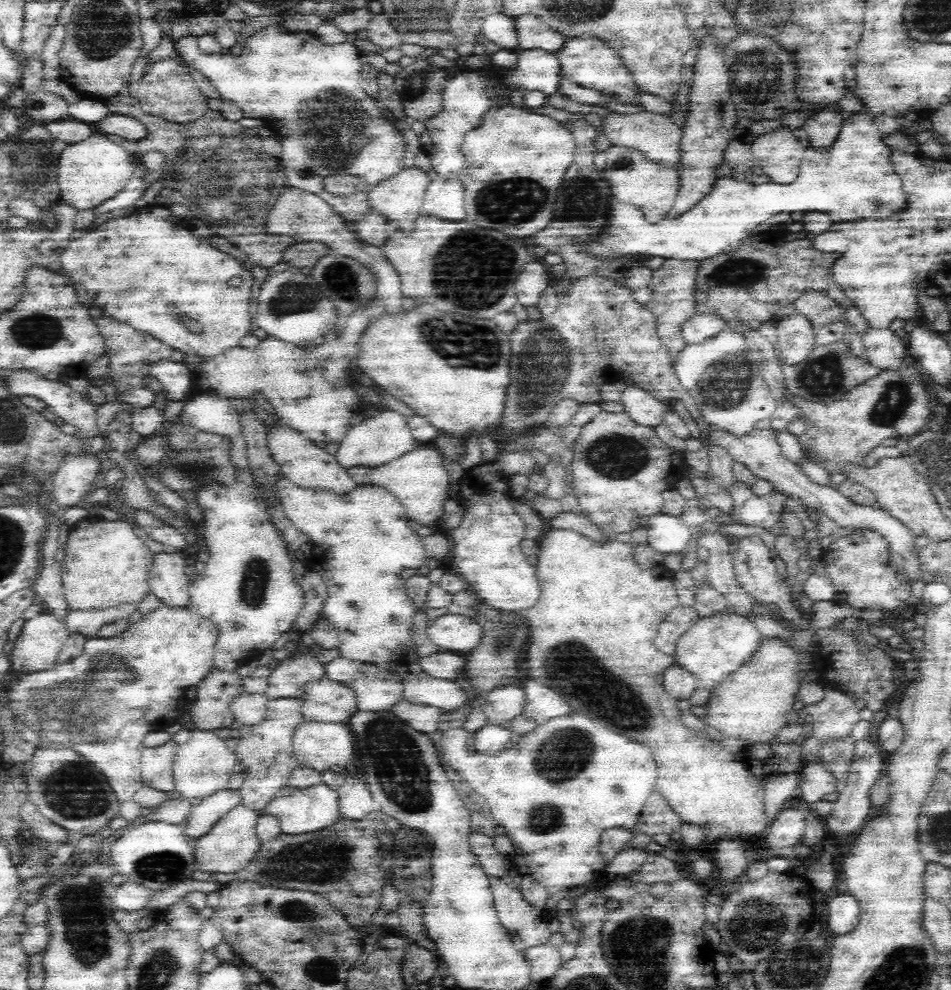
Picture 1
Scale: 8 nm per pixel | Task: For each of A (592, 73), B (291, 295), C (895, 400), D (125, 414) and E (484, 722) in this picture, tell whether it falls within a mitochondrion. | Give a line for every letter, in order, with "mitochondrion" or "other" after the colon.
A: other
B: mitochondrion
C: mitochondrion
D: other
E: other

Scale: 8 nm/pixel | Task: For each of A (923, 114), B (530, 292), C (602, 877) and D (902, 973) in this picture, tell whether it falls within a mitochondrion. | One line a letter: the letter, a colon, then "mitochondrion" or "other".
A: other
B: other
C: other
D: mitochondrion

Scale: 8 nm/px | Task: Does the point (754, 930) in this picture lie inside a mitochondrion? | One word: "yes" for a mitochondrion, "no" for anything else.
yes

